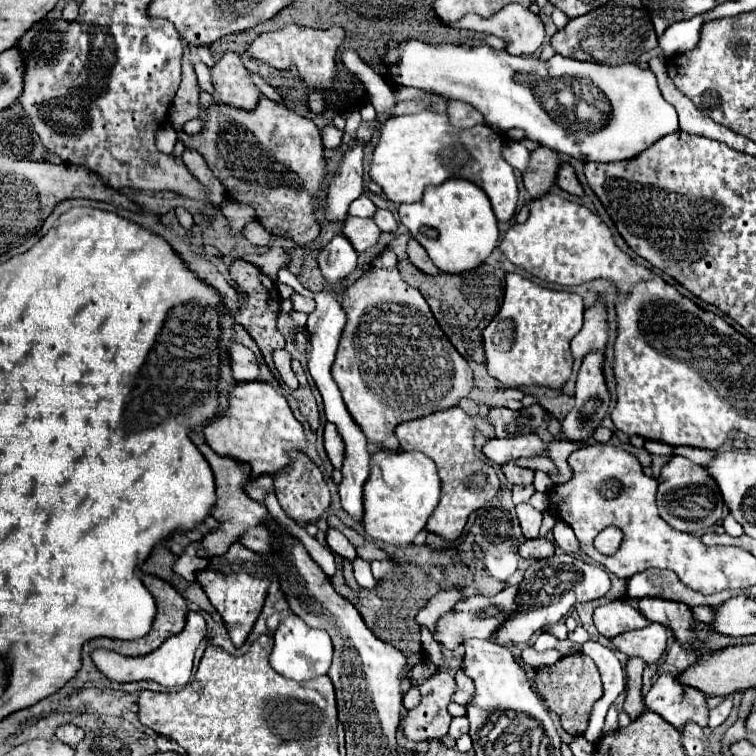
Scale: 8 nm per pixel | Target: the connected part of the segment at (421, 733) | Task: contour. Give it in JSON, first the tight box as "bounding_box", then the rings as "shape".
{"bounding_box":[401,670,455,742],"shape":[[[437,670],[431,678],[419,684],[419,692],[419,706],[407,710],[401,720],[401,730],[405,738],[413,742],[443,738],[451,722],[447,704],[451,702],[451,694],[455,692],[453,676],[443,670]]]}

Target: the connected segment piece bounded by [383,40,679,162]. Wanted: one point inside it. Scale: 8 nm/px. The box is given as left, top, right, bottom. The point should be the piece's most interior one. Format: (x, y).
(510, 91)

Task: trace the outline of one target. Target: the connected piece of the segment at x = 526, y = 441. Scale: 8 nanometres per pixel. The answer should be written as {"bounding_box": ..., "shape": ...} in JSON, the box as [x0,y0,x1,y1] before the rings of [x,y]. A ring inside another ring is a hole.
{"bounding_box":[481,434,545,464],"shape":[[[527,434],[527,436],[515,436],[515,438],[503,438],[503,440],[487,440],[485,446],[481,448],[481,452],[497,462],[497,464],[505,464],[517,458],[531,458],[531,456],[539,456],[543,454],[545,444],[539,436],[535,434]]]}

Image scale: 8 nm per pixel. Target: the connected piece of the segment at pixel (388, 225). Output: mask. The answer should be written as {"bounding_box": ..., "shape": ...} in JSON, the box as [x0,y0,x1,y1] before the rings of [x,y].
{"bounding_box":[373,208,397,232],"shape":[[[377,208],[377,212],[373,214],[373,220],[375,224],[383,230],[383,232],[391,232],[397,228],[397,222],[393,218],[393,214],[389,210],[383,210],[383,208]]]}

